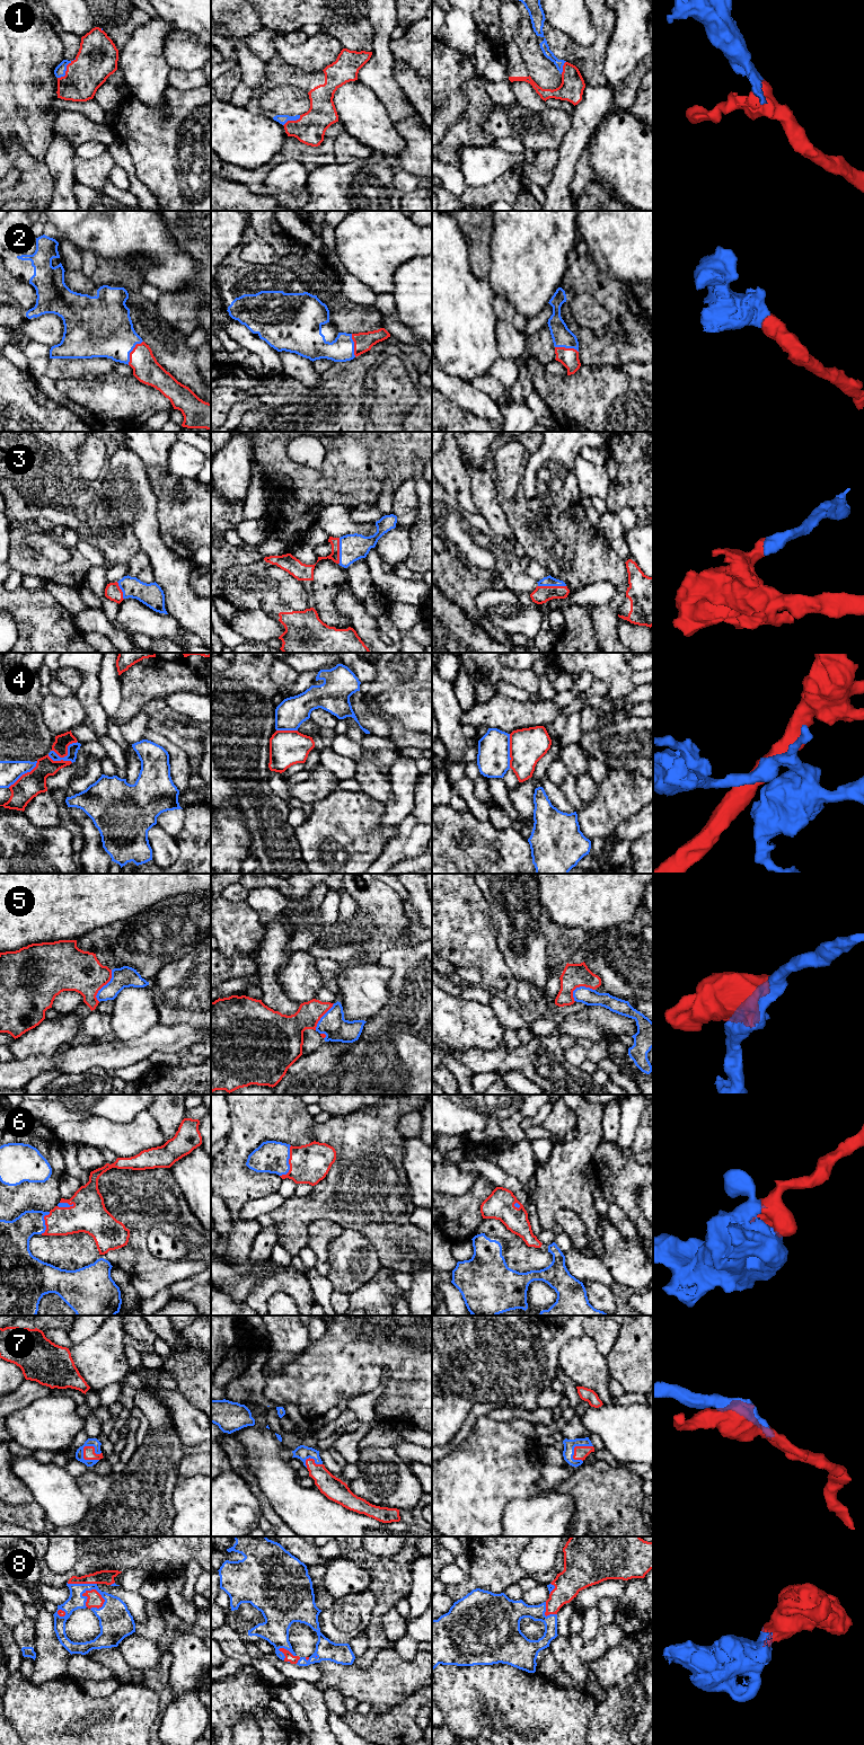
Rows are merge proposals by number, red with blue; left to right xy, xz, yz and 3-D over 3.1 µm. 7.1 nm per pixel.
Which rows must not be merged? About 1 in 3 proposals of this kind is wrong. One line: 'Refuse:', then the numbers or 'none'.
Refuse: 4, 5

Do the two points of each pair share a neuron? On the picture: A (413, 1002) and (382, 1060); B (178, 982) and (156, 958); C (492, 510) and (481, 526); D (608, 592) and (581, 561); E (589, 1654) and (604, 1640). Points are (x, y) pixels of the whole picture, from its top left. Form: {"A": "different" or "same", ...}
{"A": "same", "B": "different", "C": "different", "D": "different", "E": "same"}

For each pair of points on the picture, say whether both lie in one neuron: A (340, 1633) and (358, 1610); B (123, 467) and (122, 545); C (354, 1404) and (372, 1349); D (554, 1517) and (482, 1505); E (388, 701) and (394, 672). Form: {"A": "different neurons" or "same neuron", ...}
{"A": "same neuron", "B": "different neurons", "C": "different neurons", "D": "different neurons", "E": "different neurons"}

